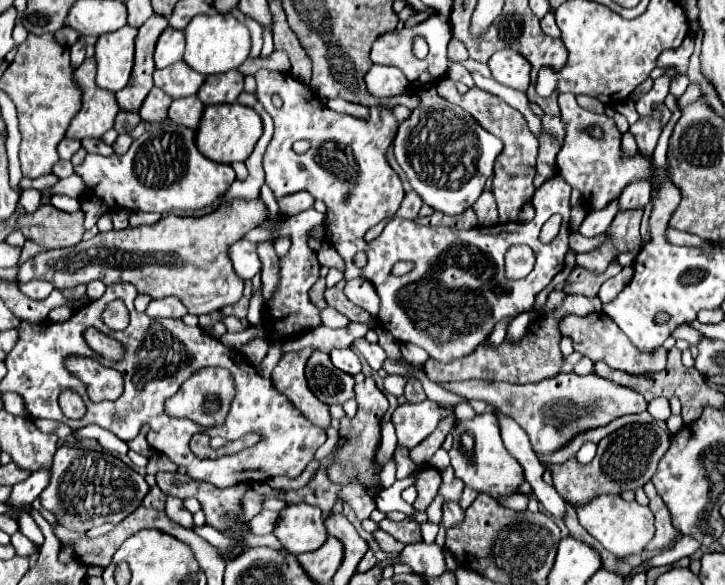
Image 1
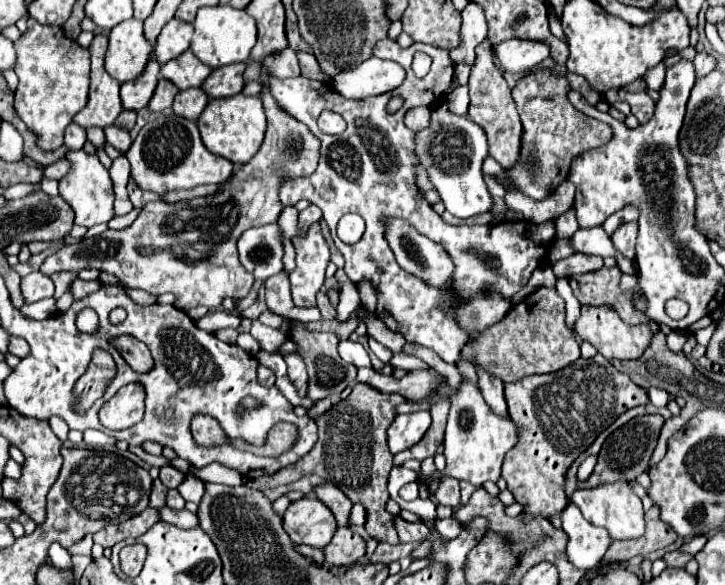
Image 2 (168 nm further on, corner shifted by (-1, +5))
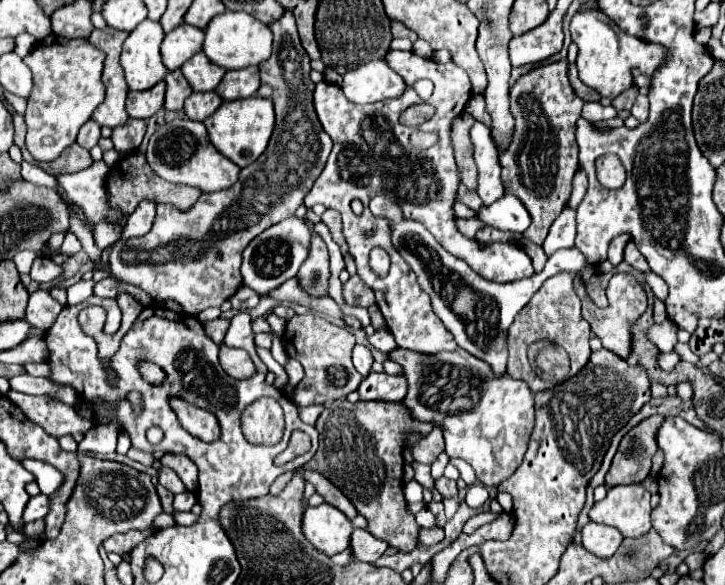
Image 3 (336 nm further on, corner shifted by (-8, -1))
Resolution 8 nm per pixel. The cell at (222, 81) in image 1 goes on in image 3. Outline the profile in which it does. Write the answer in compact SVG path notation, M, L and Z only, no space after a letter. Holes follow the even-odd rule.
M249 66L245 70L229 70L221 84L217 86L217 94L223 100L239 100L239 98L249 98L257 94L261 82L259 82L259 68Z

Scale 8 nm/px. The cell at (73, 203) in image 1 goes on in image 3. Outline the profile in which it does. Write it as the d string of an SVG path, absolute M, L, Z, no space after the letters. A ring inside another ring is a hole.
M21 162L21 176L37 186L49 186L49 188L55 188L57 186L57 178L47 174L45 170L41 170L39 166L35 164L29 164L29 162Z

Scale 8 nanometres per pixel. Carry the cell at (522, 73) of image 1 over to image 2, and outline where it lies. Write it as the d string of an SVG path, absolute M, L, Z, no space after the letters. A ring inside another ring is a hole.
M506 40L494 48L494 54L504 72L532 72L544 58L548 58L548 46L528 40Z

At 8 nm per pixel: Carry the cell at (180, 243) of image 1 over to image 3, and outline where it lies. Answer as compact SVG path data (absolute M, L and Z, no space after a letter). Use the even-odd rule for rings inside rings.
M285 12L281 20L269 24L273 30L273 54L269 60L259 64L261 82L273 88L273 104L275 104L275 130L269 140L267 150L261 154L257 162L243 168L239 172L239 180L225 190L203 194L189 210L181 212L169 204L157 204L157 218L147 236L131 238L127 242L117 242L111 246L111 272L117 280L129 282L151 294L155 300L175 300L183 306L183 310L191 316L197 316L201 310L209 306L221 306L229 300L237 288L243 284L239 274L241 252L243 248L269 226L289 218L303 204L305 194L311 190L313 182L319 178L321 170L331 152L331 138L321 130L321 122L317 122L317 114L313 110L313 82L309 78L311 66L309 56L305 54L295 18L291 12Z

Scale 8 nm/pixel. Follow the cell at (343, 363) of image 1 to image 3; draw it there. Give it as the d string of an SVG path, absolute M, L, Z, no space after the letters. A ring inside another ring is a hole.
M355 346L353 348L353 366L357 368L357 372L363 374L363 378L371 372L371 364L373 364L373 356L371 356L369 348Z

